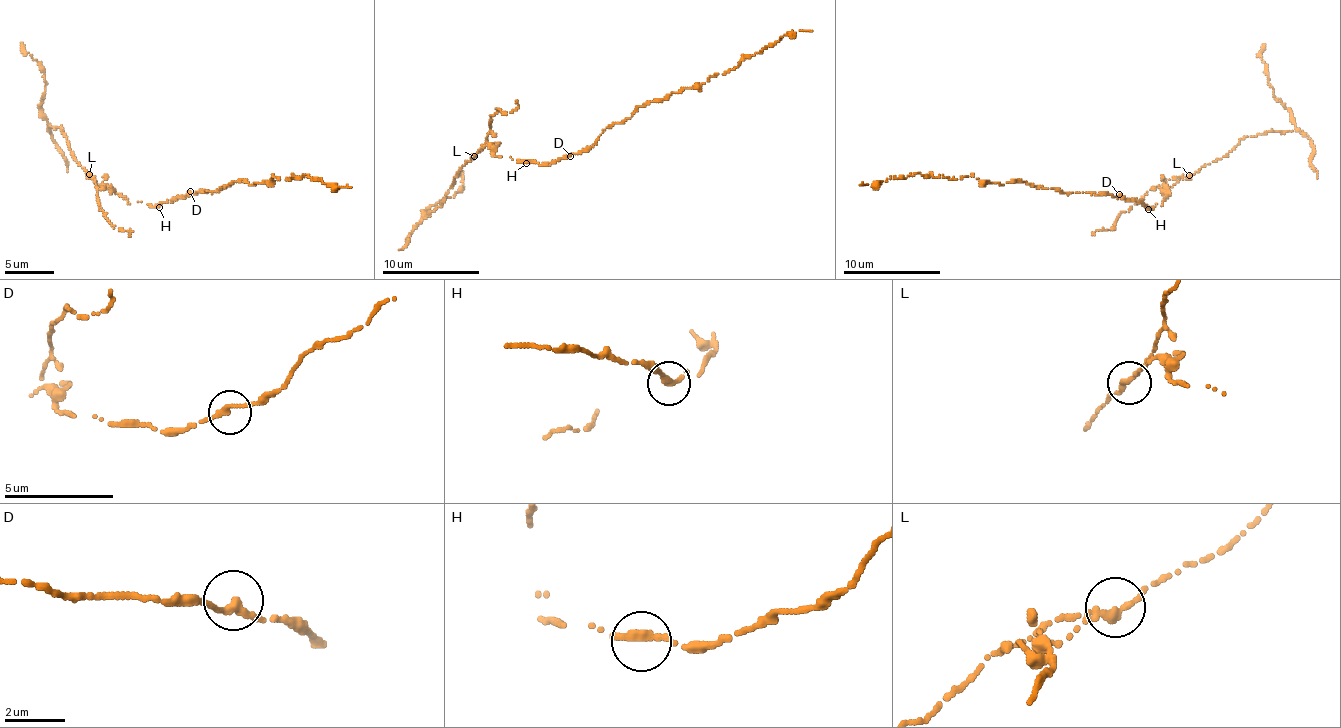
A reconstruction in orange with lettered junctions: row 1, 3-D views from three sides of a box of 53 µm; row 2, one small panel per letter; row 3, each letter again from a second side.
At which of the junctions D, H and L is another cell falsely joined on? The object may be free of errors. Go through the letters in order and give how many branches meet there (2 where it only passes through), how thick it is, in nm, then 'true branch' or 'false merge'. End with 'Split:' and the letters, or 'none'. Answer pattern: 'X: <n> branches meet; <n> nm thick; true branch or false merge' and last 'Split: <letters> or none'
D: 2 branches meet; 240 nm thick; true branch
H: 1 branches meet; 360 nm thick; true branch
L: 2 branches meet; 260 nm thick; true branch
Split: none

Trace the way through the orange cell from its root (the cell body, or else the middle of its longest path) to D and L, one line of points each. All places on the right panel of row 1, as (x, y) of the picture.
D: (1137, 201), (1129, 201), (1119, 194)
L: (1137, 201), (1151, 209), (1156, 204), (1161, 206), (1169, 195), (1167, 187), (1189, 174)

